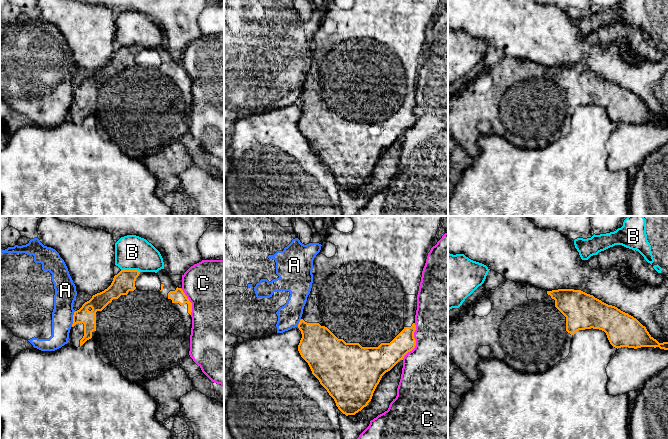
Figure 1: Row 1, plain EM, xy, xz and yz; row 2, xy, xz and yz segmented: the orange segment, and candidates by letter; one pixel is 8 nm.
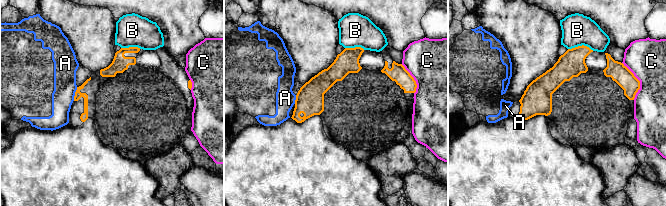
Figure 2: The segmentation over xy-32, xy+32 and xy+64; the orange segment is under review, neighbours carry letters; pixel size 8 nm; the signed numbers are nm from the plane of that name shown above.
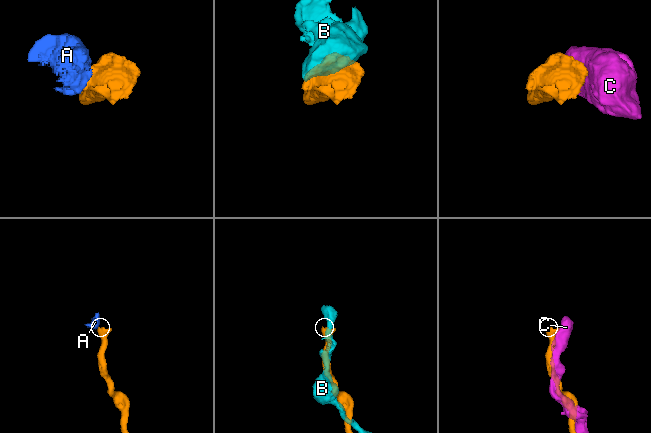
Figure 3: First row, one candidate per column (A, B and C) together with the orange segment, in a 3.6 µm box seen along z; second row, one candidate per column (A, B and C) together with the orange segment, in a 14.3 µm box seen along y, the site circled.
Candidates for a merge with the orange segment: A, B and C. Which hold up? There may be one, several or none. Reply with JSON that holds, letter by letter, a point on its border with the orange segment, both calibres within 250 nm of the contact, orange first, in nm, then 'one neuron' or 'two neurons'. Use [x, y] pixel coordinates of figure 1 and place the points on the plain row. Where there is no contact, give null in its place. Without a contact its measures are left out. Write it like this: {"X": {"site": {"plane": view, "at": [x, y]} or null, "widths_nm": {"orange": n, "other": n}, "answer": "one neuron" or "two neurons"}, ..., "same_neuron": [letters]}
{"A": {"site": {"plane": "xy", "at": [73, 95]}, "widths_nm": {"orange": 140, "other": 180}, "answer": "two neurons"}, "B": {"site": {"plane": "xy", "at": [131, 46]}, "widths_nm": {"orange": 170, "other": 280}, "answer": "two neurons"}, "C": {"site": {"plane": "xz", "at": [415, 118]}, "widths_nm": {"orange": 200, "other": 500}, "answer": "two neurons"}, "same_neuron": []}

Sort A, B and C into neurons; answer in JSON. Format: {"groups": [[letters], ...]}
{"groups": [["A"], ["B"], ["C"]]}

